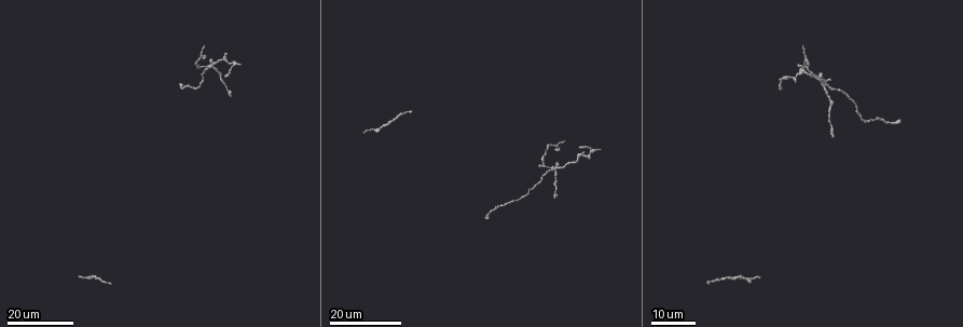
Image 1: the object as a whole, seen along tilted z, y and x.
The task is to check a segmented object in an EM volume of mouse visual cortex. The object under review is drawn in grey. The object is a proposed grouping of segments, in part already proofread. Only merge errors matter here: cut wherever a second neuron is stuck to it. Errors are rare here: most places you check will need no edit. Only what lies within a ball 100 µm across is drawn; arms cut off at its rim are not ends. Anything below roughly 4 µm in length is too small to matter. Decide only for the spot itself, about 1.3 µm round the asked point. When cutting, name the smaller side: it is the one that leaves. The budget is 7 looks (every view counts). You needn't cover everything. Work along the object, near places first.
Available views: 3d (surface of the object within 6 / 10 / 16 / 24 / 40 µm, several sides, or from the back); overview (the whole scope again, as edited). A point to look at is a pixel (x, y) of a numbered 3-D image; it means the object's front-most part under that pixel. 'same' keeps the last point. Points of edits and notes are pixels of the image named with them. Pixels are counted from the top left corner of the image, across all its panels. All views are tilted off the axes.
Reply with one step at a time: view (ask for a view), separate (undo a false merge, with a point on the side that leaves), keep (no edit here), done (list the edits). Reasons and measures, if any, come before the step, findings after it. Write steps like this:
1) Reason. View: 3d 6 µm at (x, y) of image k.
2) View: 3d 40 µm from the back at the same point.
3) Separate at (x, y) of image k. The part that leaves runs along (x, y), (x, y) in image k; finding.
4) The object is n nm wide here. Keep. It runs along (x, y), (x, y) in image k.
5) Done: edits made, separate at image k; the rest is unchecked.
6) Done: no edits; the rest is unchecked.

View: 3d 16 µm at (809, 74) of image 1.

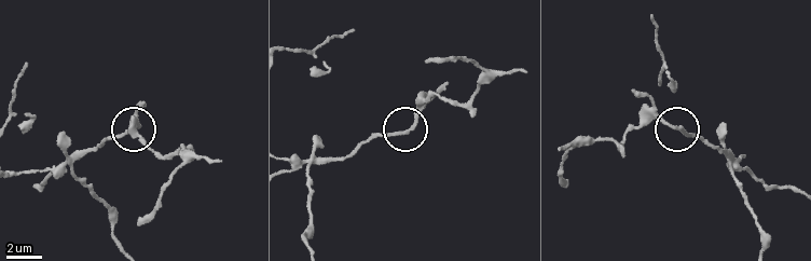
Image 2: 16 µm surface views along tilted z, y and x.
View: 3d 10 µm at (412, 128) of image 2.

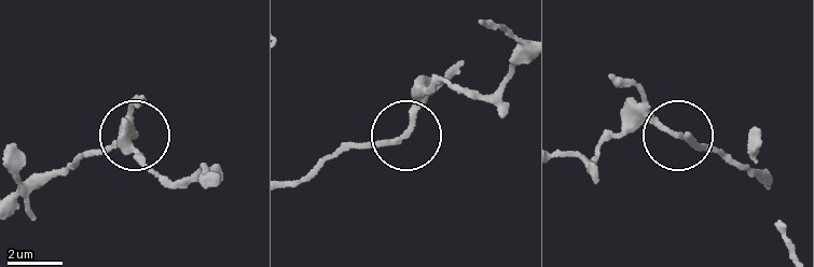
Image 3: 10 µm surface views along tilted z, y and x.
Keep. It runs along (767, 186), (681, 137), (622, 116) in image 3; one neuron here.

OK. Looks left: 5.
Four or more arms meet. View: 3d 24 µm at (556, 169) of image 1.

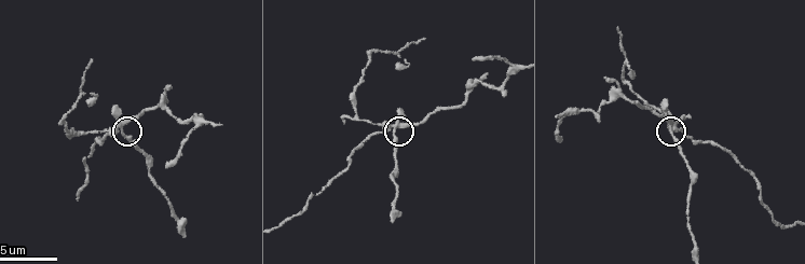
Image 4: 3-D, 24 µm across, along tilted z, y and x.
View: 3d 10 µm at (670, 122) of image 4.

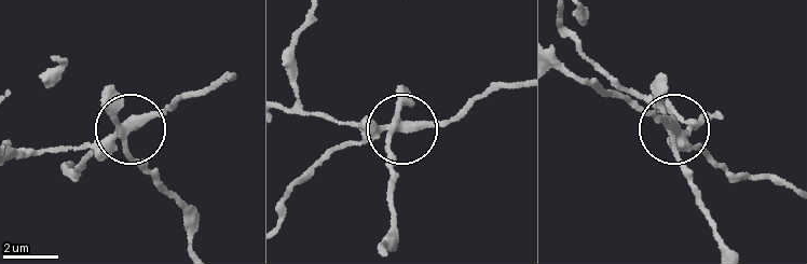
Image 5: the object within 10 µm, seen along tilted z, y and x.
The object is 280 nm wide here. Separate at (140, 162) of image 5. The part that leaves runs along (669, 135), (671, 153), (720, 244) in image 5; two neurons meet here.

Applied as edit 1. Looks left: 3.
View: 3d 10 µm at (652, 106) of image 4.

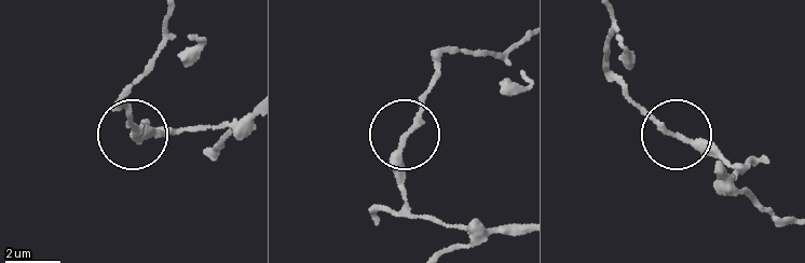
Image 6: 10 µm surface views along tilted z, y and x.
The object is 190 nm wide here. Keep. One neuron here.

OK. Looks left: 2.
Done: edits made, separate at image 5; the rest is unchecked.

